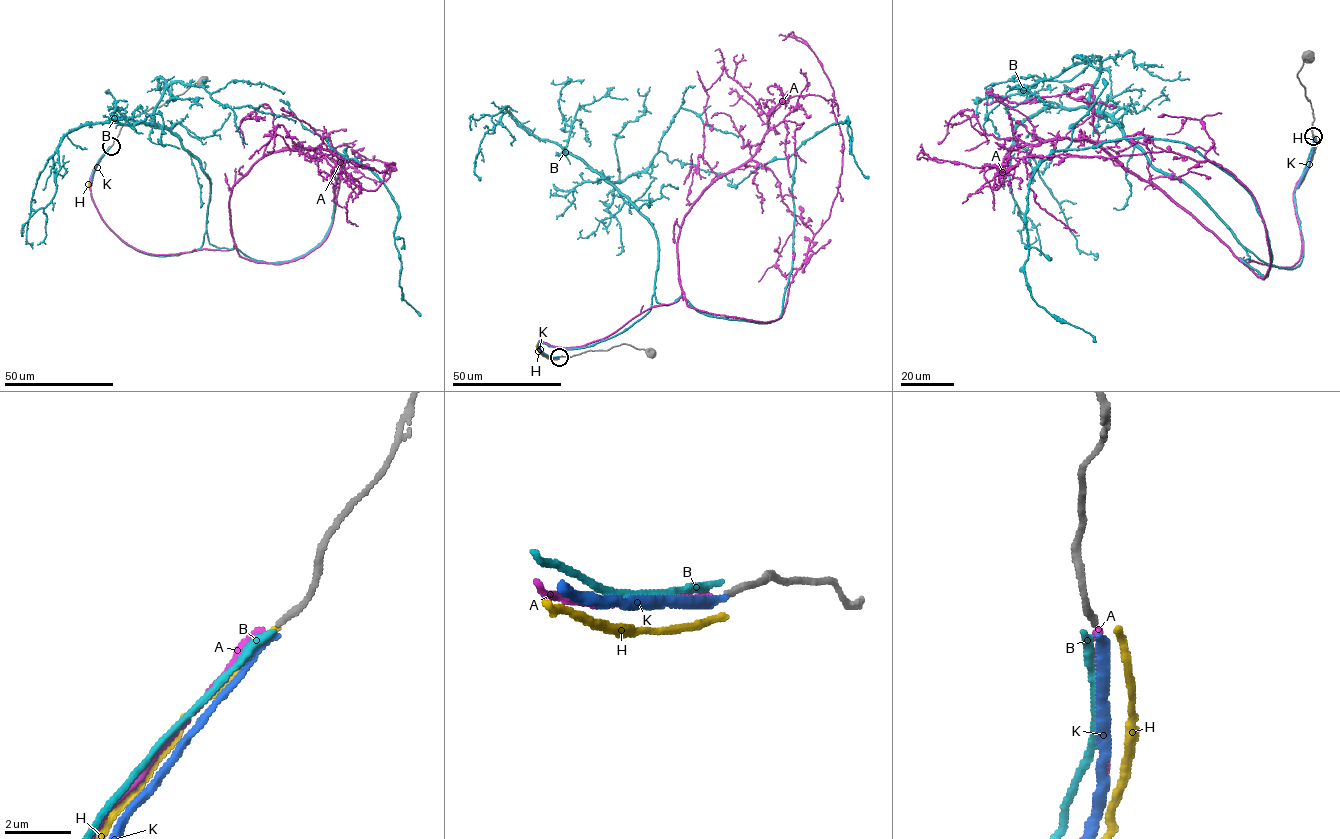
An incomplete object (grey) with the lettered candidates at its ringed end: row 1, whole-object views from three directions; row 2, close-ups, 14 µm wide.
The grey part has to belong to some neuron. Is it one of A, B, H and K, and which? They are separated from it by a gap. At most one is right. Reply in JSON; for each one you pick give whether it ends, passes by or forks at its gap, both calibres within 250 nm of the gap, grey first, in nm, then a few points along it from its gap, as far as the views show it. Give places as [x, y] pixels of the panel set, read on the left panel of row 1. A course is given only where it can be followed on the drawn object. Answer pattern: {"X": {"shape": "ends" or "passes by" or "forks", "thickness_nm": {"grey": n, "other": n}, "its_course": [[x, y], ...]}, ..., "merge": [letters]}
{"A": {"shape": "ends", "thickness_nm": {"grey": 190, "other": 200}, "its_course": [[110, 146], [91, 198], [155, 254], [232, 249], [232, 188], [271, 153], [386, 173], [334, 167]]}, "merge": ["A"]}

